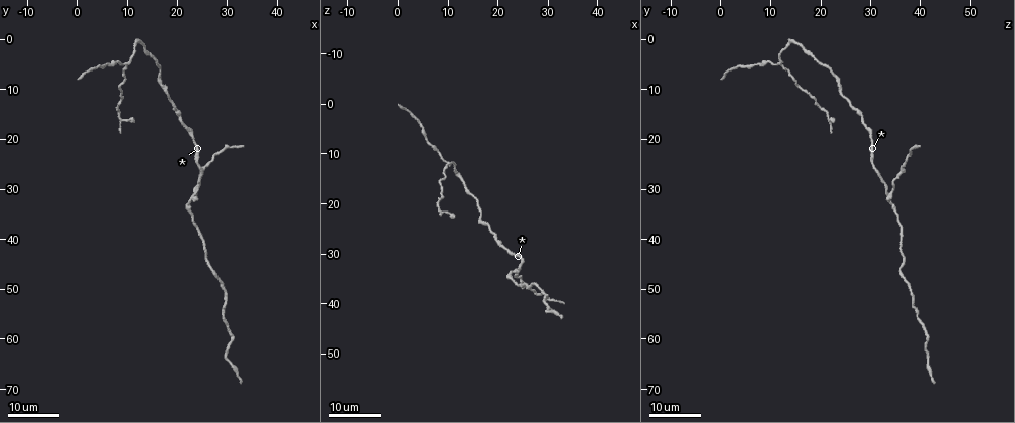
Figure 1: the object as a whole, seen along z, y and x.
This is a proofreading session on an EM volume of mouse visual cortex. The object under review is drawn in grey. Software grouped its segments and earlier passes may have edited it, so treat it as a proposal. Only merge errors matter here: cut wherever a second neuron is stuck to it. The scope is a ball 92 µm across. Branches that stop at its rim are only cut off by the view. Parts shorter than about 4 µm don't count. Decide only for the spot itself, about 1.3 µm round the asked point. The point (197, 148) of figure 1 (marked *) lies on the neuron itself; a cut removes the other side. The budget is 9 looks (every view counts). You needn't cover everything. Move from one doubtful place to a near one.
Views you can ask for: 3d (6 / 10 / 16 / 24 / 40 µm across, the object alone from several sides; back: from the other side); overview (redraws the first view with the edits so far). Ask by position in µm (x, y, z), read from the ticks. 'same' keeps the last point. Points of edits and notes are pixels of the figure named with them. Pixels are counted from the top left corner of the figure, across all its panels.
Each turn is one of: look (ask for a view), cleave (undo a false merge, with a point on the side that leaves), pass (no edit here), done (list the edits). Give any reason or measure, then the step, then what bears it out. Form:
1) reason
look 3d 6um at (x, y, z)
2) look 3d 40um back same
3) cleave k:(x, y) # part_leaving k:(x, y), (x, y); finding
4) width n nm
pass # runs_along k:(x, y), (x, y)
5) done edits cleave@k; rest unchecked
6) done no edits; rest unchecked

three arms meet
look 3d 24um at (9.5, 16.5, 21.5)

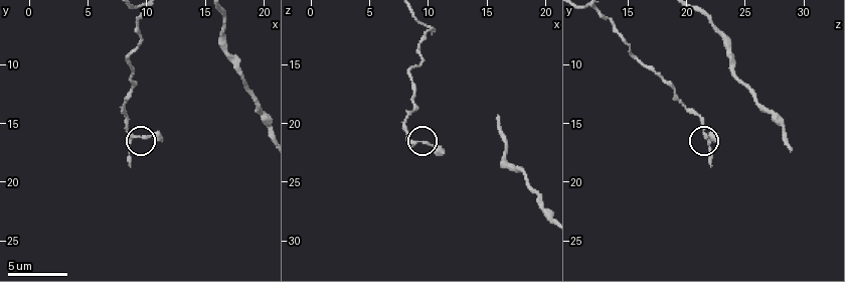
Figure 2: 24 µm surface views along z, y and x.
look 3d 6um at (9.6, 16.2, 21.8)

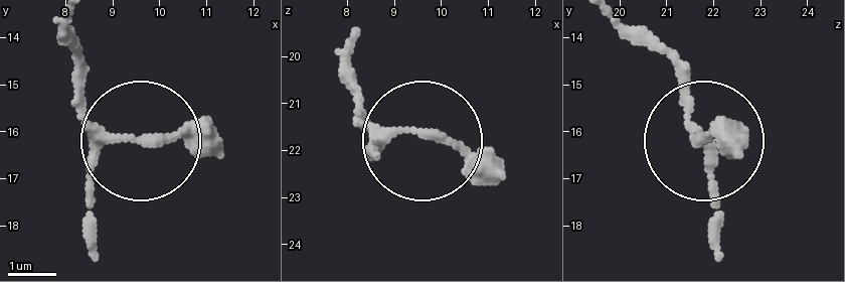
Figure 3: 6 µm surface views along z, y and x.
arms 3
pass # one neuron here

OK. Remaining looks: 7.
sudden change in width
look 3d 16um at (19.4, 14.0, 26.8)

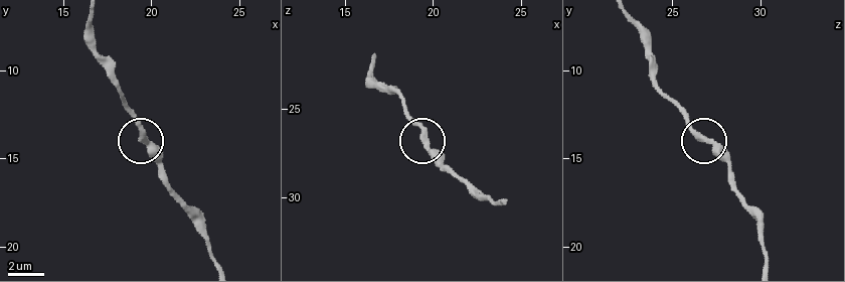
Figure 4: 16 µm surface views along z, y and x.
from behind
look 3d 16um back at (19.6, 14.0, 26.8)

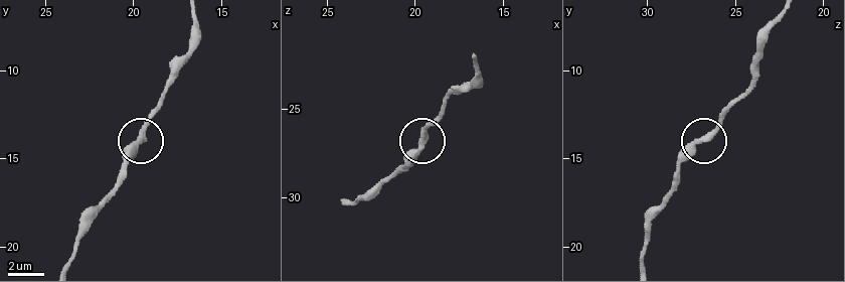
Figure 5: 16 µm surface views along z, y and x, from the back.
pass # runs_along 5:(639, 264), (645, 219), (677, 178), (689, 151), (736, 103); all the same neuron

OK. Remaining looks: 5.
look 3d 16um at (23.5, 31.0, 34.5)

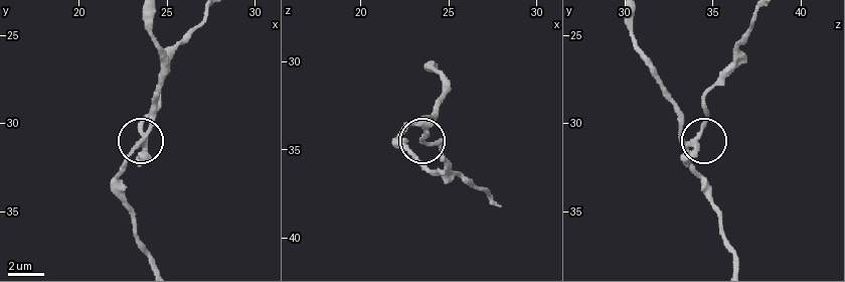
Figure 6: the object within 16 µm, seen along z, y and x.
closer look
look 3d 6um same

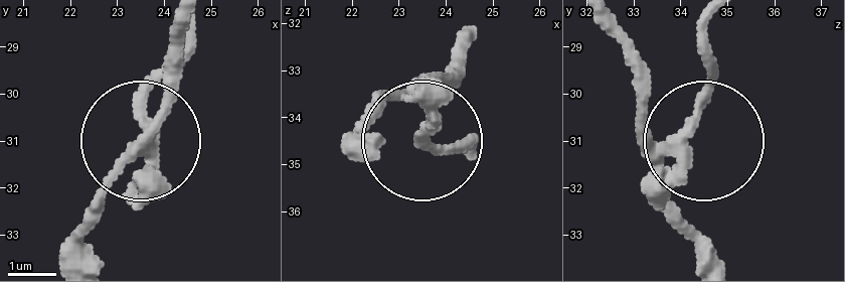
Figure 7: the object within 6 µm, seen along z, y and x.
cleave 7:(146, 95) # part_leaving 7:(663, 147), (698, 92), (706, 19); a second neuron is stuck on

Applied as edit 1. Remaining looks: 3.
three arms meet
look 3d 16um at (10.0, 4.5, 12.0)

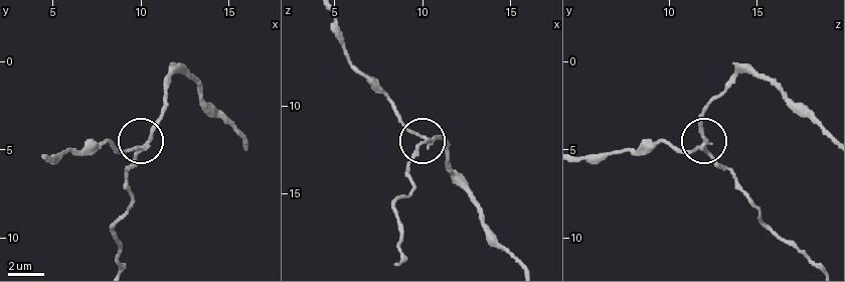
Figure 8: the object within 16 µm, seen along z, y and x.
zoom in
look 3d 6um at (9.8, 5.0, 11.7)

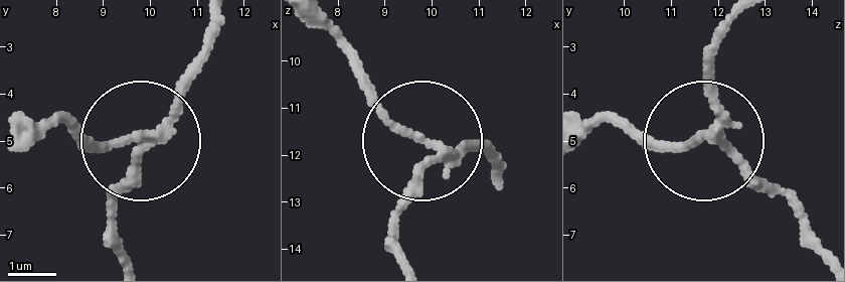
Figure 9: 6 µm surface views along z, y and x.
arms 3
pass # runs_along 9:(503, 180), (483, 148), (406, 132), (350, 63); all the same neuron

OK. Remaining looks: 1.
done edits cleave@7; rest unchecked

